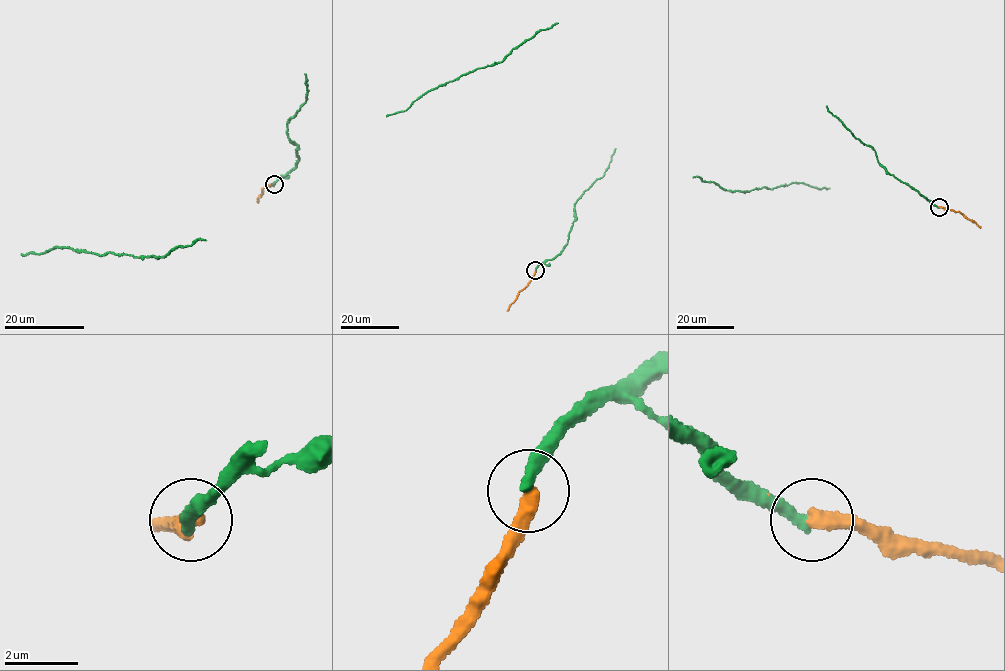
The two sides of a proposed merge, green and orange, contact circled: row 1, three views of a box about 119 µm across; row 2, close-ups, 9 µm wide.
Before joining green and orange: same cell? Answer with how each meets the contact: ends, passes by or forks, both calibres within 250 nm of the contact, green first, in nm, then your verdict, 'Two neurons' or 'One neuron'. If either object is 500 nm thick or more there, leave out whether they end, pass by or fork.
At the ring green ends. At the ring orange ends. Thickness 360 nm (green) against 400 nm. One neuron

